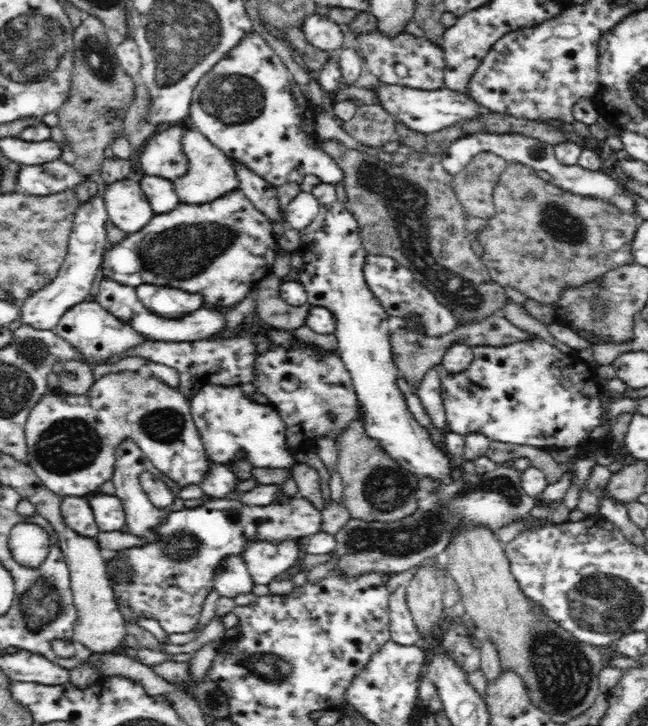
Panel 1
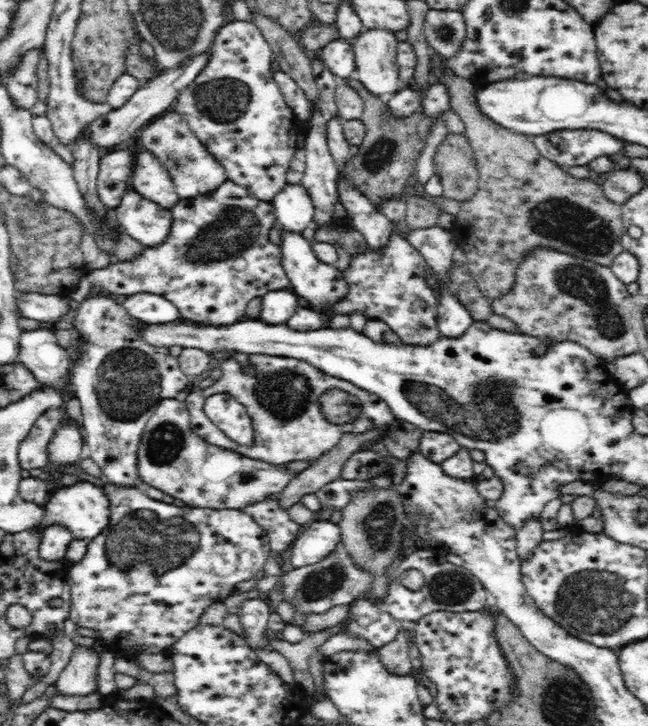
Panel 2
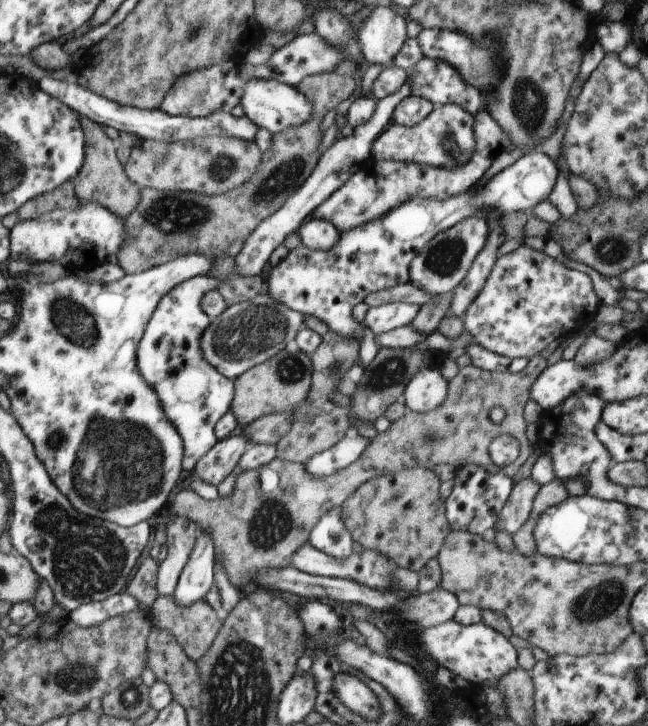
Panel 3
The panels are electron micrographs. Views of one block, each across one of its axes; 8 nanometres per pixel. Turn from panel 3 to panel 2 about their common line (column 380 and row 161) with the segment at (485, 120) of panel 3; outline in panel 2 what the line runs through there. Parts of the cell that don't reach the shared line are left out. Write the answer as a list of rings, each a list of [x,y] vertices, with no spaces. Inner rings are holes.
[[[169,109],[162,116],[144,126],[137,134],[136,141],[158,157],[170,173],[175,191],[182,199],[196,198],[210,193],[228,181],[226,170],[210,154],[208,148],[198,140],[189,125],[178,112]]]

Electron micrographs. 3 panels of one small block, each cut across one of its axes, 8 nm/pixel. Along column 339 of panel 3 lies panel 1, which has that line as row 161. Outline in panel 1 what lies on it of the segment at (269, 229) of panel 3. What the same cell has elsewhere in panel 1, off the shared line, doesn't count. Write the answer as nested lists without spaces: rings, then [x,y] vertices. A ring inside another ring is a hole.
[[[184,124],[167,126],[146,140],[140,156],[144,174],[171,181],[186,174],[188,161],[182,151],[182,134]]]

